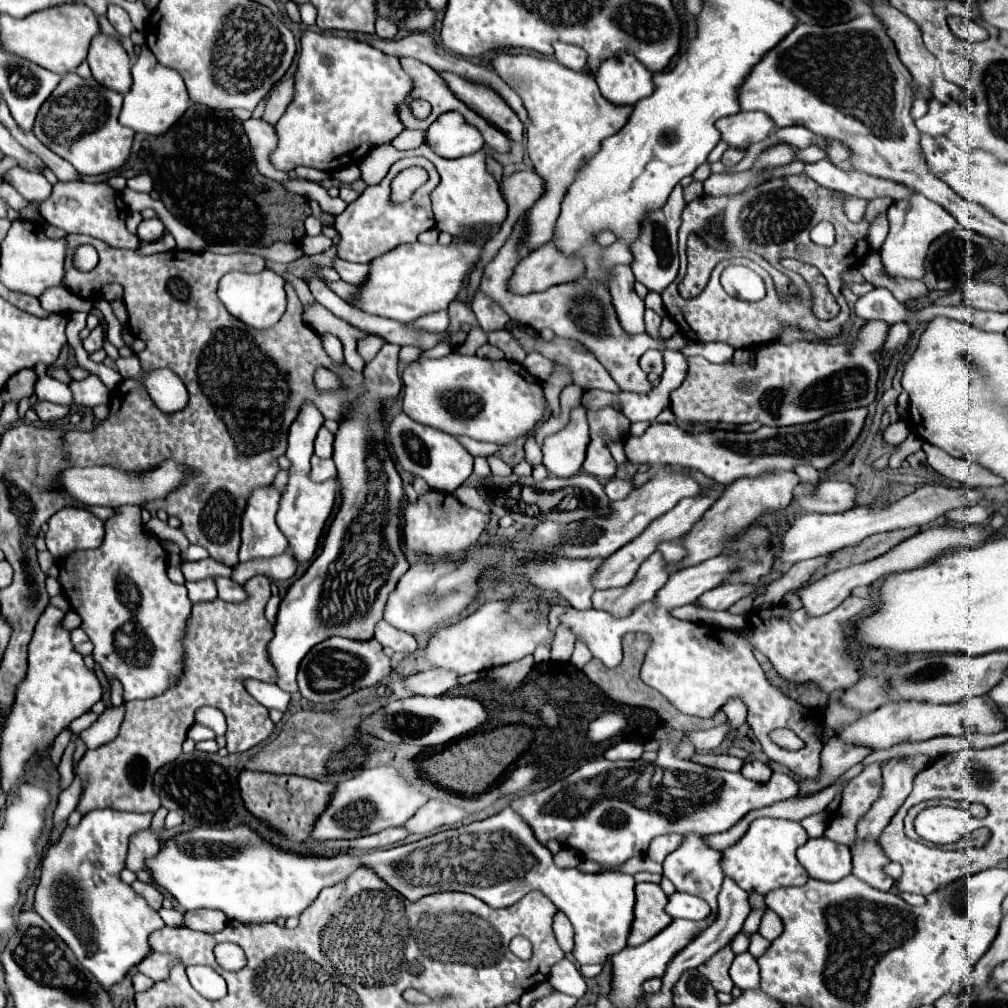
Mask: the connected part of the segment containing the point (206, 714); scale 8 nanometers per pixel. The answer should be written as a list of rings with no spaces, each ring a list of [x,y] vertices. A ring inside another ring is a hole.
[[[201,707],[195,715],[197,723],[203,723],[207,727],[211,727],[215,731],[215,735],[225,735],[227,731],[227,723],[225,723],[225,717],[219,709],[213,709],[213,707]]]

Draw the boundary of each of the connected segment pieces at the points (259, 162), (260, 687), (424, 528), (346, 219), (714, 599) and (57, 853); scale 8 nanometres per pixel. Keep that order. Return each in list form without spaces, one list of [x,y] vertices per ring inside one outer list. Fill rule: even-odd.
[[[251,117],[247,121],[243,121],[243,129],[247,131],[247,137],[251,141],[251,151],[253,151],[253,159],[255,165],[259,169],[261,175],[275,179],[279,183],[287,183],[291,181],[291,175],[285,171],[279,171],[271,165],[269,155],[275,151],[277,147],[277,133],[275,133],[275,125],[267,123],[261,117]]]
[[[249,679],[245,683],[247,691],[267,709],[277,709],[281,713],[287,711],[287,705],[289,705],[289,699],[291,695],[283,689],[279,689],[275,683],[263,683],[263,681],[253,681]]]
[[[429,491],[427,495],[419,497],[415,505],[407,503],[405,509],[405,543],[415,553],[427,553],[427,555],[457,555],[465,549],[477,545],[479,535],[485,531],[489,523],[489,515],[469,509],[461,505],[451,493],[439,493]]]
[[[409,157],[409,159],[401,159],[397,161],[387,177],[373,185],[373,187],[367,187],[357,201],[353,201],[351,205],[347,205],[347,209],[335,217],[335,229],[339,231],[341,235],[341,241],[337,245],[337,251],[339,251],[339,257],[345,259],[345,261],[353,261],[353,263],[369,263],[371,259],[395,249],[397,245],[401,243],[415,243],[417,241],[417,235],[421,231],[427,231],[435,225],[433,221],[433,211],[431,211],[431,191],[435,189],[439,183],[439,173],[435,171],[435,167],[423,159],[423,157]],[[413,165],[419,165],[427,171],[429,176],[429,181],[419,187],[413,197],[409,201],[405,201],[403,205],[391,205],[389,203],[389,185],[391,185],[391,179],[403,171],[405,167],[413,167]]]
[[[771,569],[771,573],[767,573],[763,579],[759,579],[757,583],[727,583],[721,587],[715,587],[707,593],[703,593],[699,597],[699,605],[705,609],[727,609],[731,607],[735,601],[749,597],[749,595],[763,595],[767,585],[773,583],[775,579],[779,579],[783,575],[783,571]]]
[[[115,809],[89,811],[87,815],[83,815],[77,827],[65,825],[61,837],[49,845],[43,857],[41,879],[35,887],[35,911],[69,945],[79,963],[83,963],[83,967],[87,967],[99,979],[99,983],[103,983],[103,989],[119,983],[135,965],[139,965],[149,955],[151,947],[147,939],[151,931],[165,925],[159,913],[151,909],[147,901],[119,877],[125,869],[129,837],[147,829],[151,817],[153,813],[127,813]]]

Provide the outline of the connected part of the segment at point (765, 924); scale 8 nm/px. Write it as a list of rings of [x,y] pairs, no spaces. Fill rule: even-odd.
[[[767,909],[757,933],[759,933],[759,935],[763,935],[765,939],[769,939],[769,941],[777,939],[777,937],[783,933],[783,921],[781,921],[781,917],[779,917],[775,911]]]

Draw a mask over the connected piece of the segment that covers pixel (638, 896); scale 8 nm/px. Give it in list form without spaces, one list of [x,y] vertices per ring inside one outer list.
[[[637,883],[635,885],[635,917],[631,923],[627,947],[637,947],[651,937],[655,937],[667,923],[671,923],[671,917],[665,913],[667,895],[663,889],[655,883]]]

